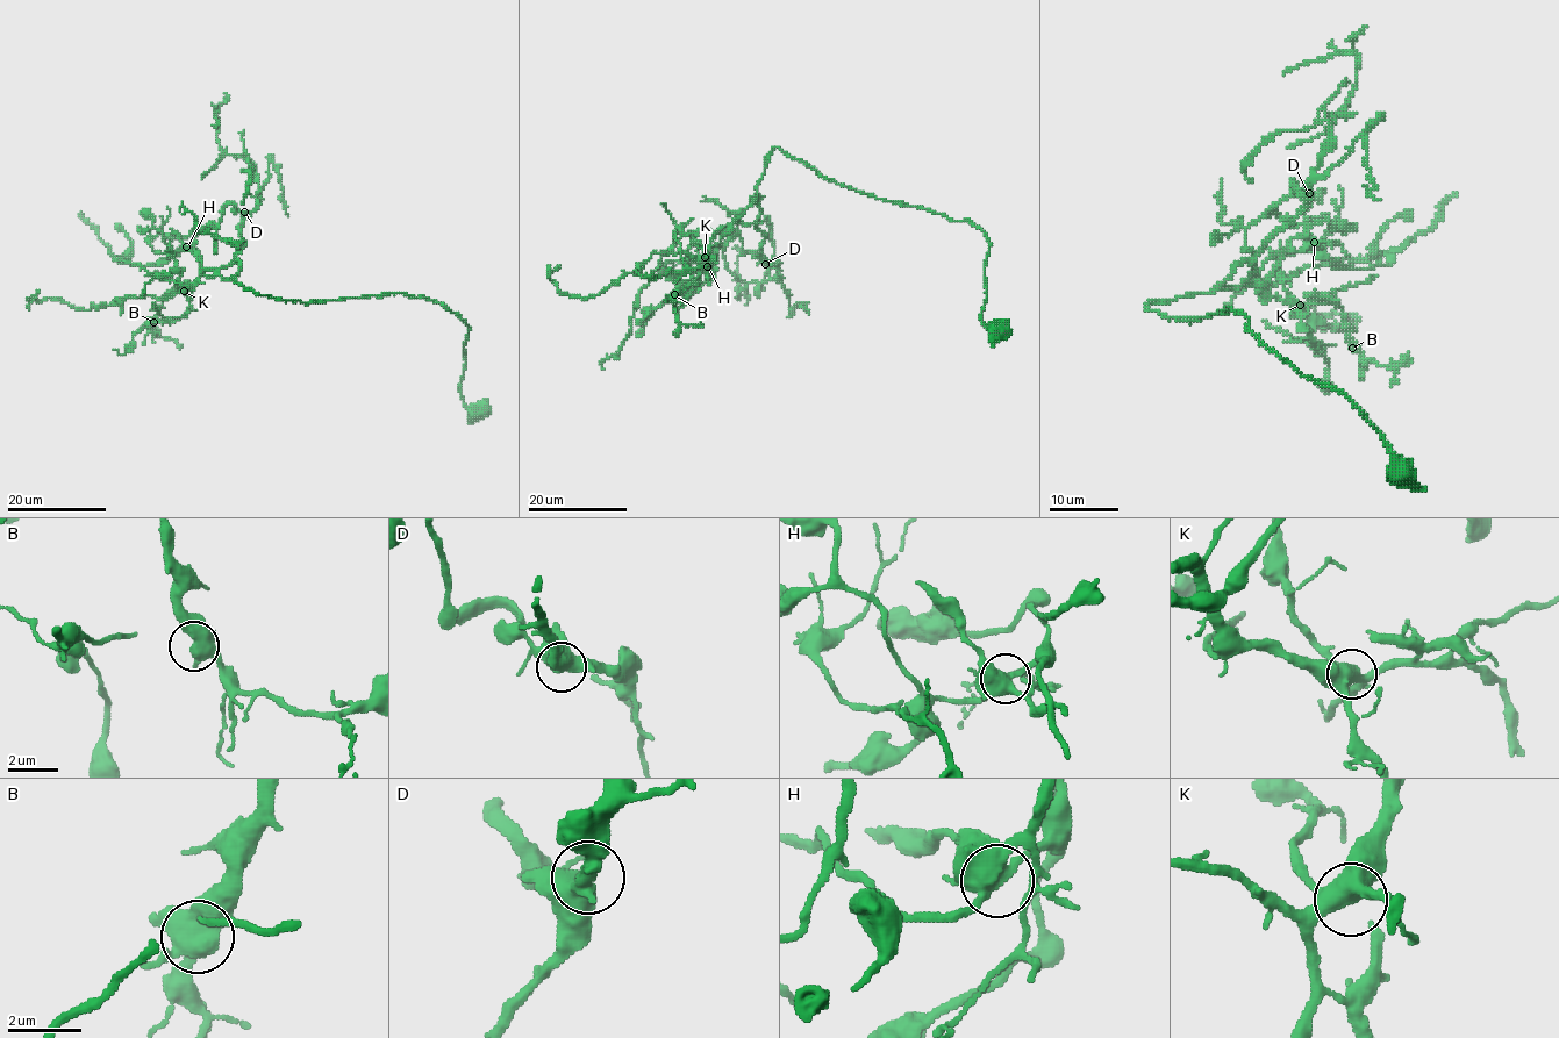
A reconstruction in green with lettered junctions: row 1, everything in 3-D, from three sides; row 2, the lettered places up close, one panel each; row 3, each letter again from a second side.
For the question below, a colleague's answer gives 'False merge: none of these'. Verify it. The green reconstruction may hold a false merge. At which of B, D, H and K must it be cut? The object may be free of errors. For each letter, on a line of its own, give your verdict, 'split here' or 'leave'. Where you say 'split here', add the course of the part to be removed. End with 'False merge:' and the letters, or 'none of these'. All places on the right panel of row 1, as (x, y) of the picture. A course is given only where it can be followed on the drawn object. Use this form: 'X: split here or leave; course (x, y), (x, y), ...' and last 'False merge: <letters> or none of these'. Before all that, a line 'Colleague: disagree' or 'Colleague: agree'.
Colleague: agree
B: leave
D: leave
H: leave
K: leave
False merge: none of these

